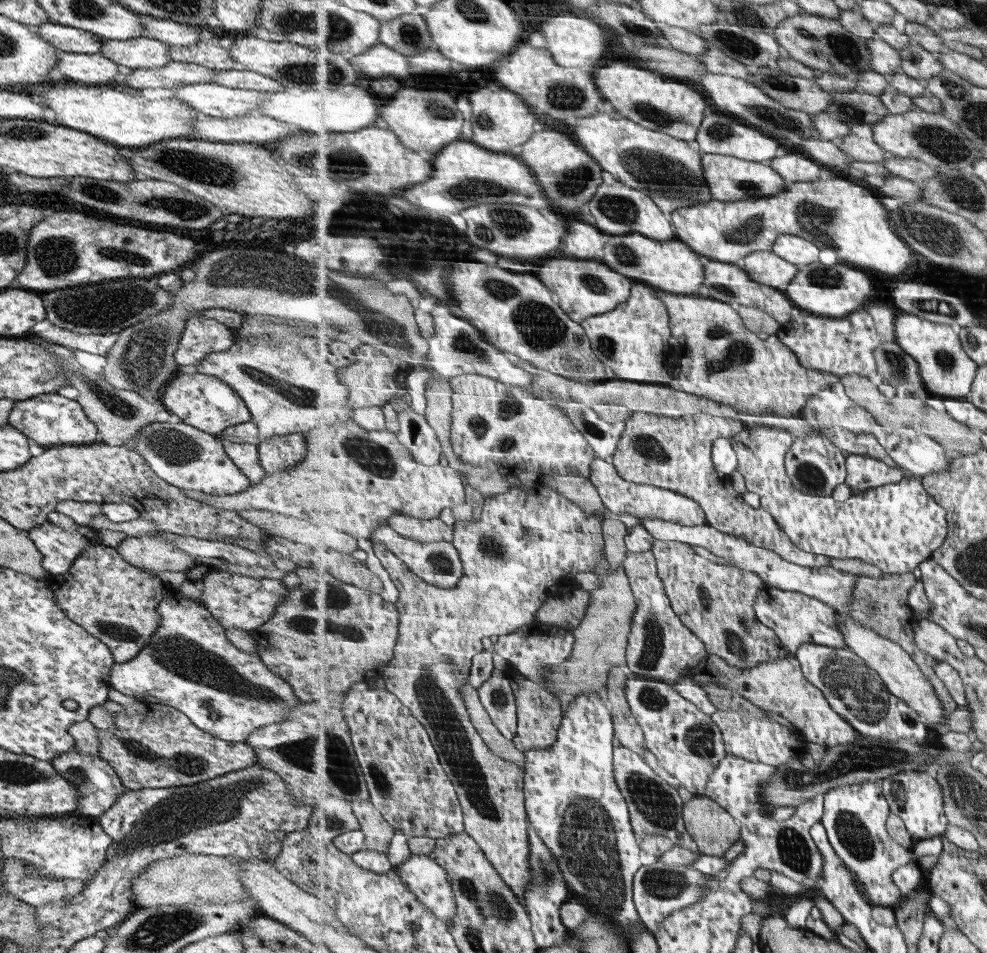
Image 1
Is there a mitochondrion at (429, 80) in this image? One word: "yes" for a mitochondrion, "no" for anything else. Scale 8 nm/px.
no

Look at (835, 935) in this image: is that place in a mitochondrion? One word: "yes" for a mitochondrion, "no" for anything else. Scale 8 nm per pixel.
no

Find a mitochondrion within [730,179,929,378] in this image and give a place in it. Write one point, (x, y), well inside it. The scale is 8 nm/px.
(824, 220)

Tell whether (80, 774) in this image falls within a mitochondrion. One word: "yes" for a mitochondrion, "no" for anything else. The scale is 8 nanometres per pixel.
yes

